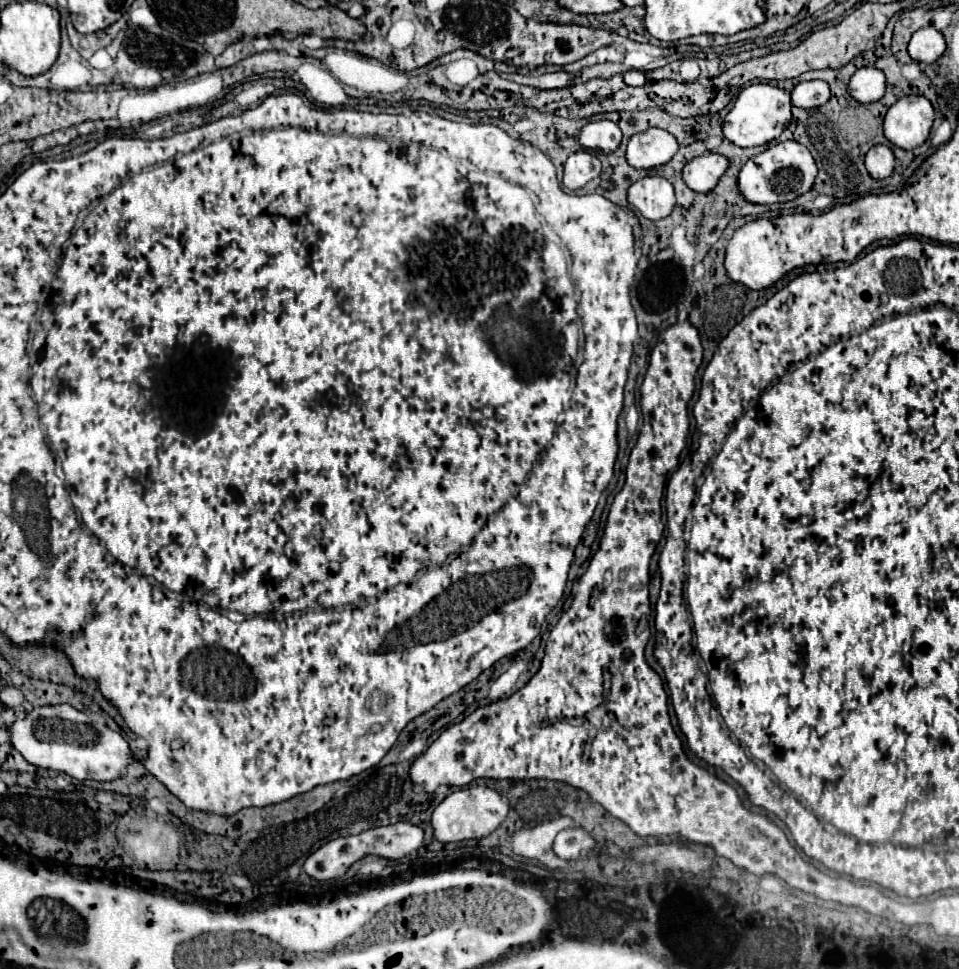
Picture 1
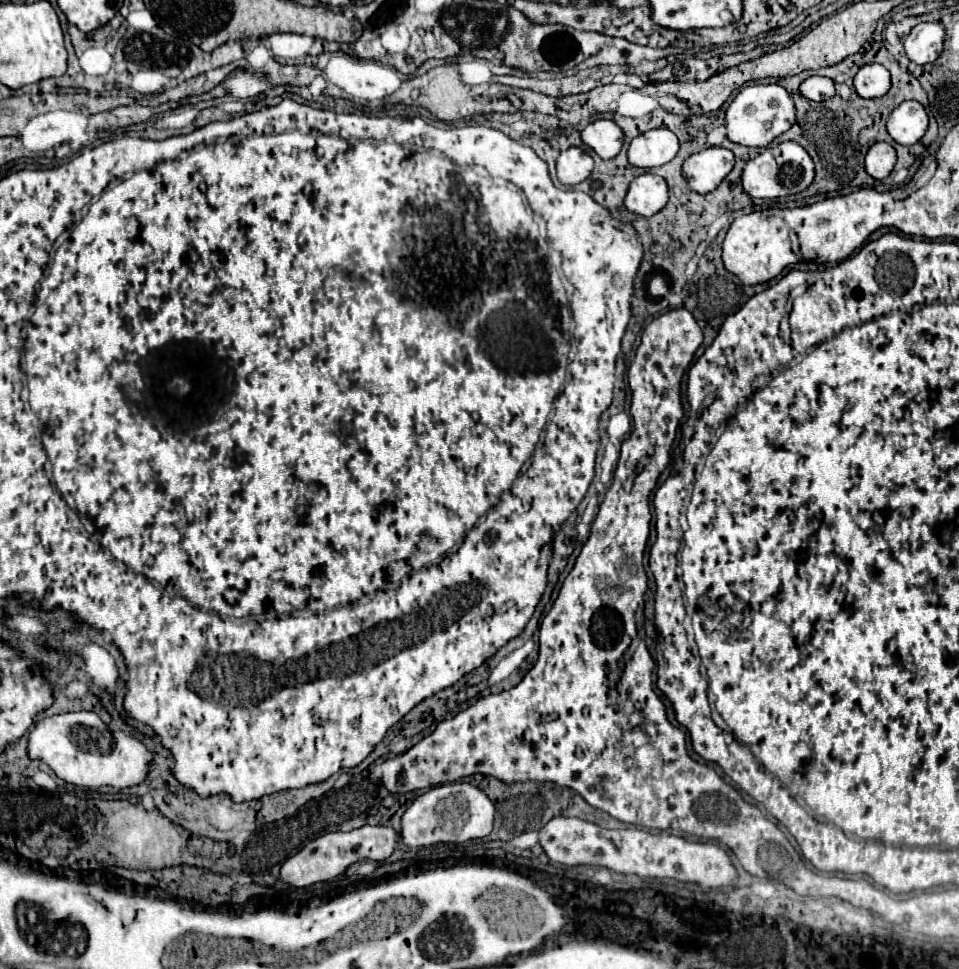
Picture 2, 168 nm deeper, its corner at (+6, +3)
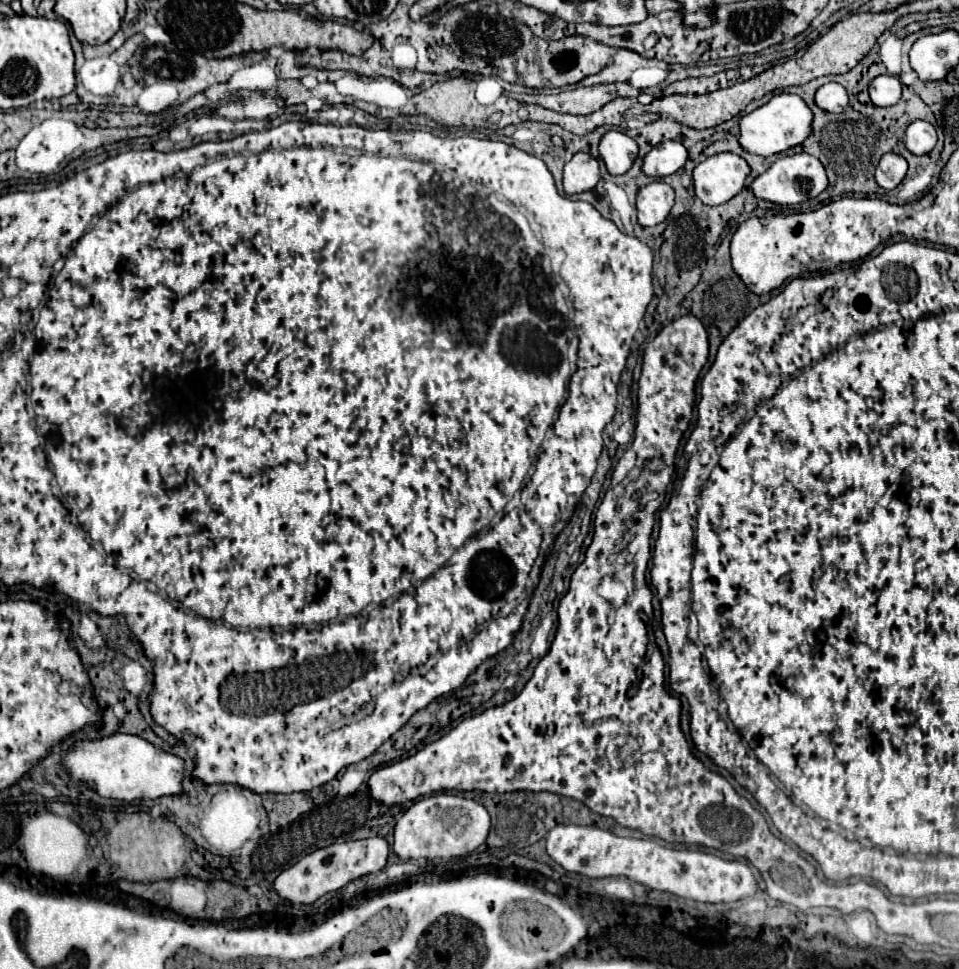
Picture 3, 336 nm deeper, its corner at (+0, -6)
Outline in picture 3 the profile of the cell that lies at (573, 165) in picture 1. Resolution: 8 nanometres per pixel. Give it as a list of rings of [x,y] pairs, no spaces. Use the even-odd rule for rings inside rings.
[[[577,153],[571,161],[565,163],[563,187],[567,195],[577,195],[591,191],[599,183],[599,163],[587,153]]]

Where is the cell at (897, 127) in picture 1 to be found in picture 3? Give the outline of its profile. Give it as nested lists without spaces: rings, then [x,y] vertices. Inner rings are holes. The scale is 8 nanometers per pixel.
[[[913,121],[905,131],[905,147],[913,155],[927,155],[937,143],[937,131],[929,121]]]

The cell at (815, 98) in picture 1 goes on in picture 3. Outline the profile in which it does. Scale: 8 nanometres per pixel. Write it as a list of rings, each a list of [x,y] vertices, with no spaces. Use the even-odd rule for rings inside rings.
[[[825,83],[823,87],[817,89],[815,93],[815,103],[817,107],[821,107],[823,111],[829,113],[841,113],[849,99],[847,99],[847,91],[839,85],[839,83]]]

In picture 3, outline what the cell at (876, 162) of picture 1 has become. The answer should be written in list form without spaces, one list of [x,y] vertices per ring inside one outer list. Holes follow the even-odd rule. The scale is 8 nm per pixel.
[[[887,153],[881,157],[875,169],[875,181],[883,189],[895,189],[907,173],[907,161],[897,153]]]

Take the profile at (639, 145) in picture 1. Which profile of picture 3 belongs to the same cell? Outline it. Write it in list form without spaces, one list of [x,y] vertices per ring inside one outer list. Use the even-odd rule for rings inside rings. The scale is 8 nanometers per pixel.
[[[679,141],[655,145],[643,159],[643,173],[649,177],[667,177],[677,173],[687,161],[687,149]]]

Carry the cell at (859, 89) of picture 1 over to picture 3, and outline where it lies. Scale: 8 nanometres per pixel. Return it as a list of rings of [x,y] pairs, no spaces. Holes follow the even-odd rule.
[[[879,75],[869,85],[869,97],[875,107],[891,107],[901,99],[901,83],[893,75]]]

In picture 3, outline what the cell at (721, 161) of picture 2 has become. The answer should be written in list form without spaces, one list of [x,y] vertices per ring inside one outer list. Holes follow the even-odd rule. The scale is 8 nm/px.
[[[719,153],[693,169],[695,195],[705,205],[721,205],[735,197],[749,175],[749,165],[735,153]]]

